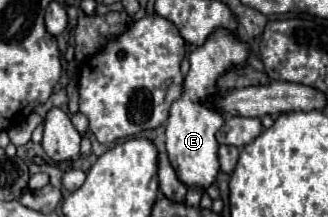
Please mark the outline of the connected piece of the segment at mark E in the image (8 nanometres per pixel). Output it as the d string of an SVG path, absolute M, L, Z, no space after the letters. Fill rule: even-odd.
M218 30L216 34L212 34L206 40L204 46L196 48L190 54L190 72L188 72L188 76L184 80L184 94L182 94L180 100L176 100L172 104L168 126L166 126L166 154L170 156L170 164L174 164L174 170L178 172L178 180L182 180L182 184L186 184L188 188L208 190L216 182L216 176L220 172L216 132L224 124L224 114L214 110L208 100L212 98L212 94L216 94L216 78L226 70L226 66L228 64L244 64L246 56L248 56L248 46L244 42L240 42L240 38L230 34L228 30Z

